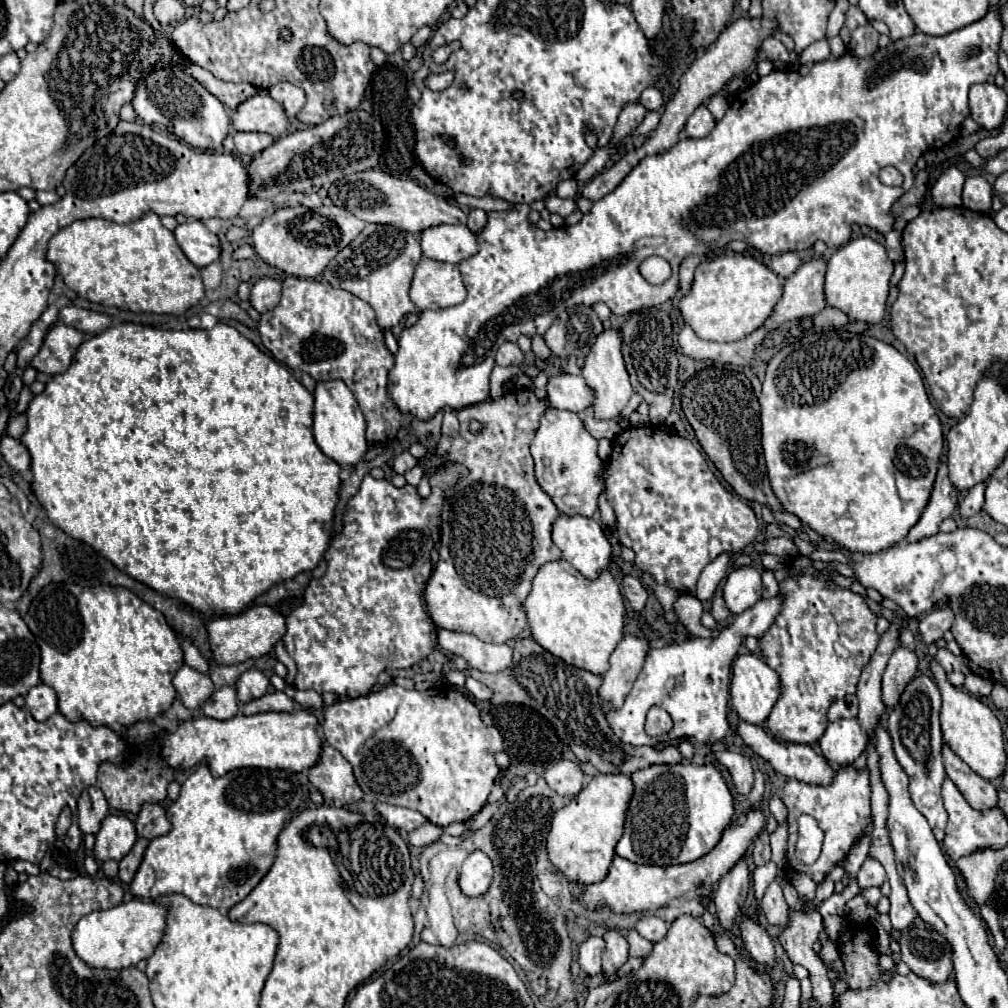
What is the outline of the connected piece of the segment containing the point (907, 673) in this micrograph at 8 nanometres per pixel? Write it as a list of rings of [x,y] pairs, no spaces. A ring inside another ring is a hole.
[[[899,647],[893,651],[885,671],[883,671],[883,705],[887,709],[893,709],[907,687],[909,679],[917,673],[917,657],[905,647]]]

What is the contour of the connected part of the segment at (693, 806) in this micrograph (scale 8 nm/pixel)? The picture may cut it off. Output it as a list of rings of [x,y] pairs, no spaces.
[[[651,765],[631,775],[635,793],[627,809],[625,833],[617,855],[633,863],[677,865],[709,853],[733,817],[733,797],[723,775],[713,765]]]

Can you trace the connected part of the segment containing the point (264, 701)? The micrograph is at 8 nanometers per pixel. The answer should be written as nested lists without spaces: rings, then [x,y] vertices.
[[[273,691],[273,693],[265,693],[261,699],[243,703],[241,713],[255,715],[263,711],[293,711],[293,707],[295,707],[295,701],[291,697],[287,697],[283,691]]]

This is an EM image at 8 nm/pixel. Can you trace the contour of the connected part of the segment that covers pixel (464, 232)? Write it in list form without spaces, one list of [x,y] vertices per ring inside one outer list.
[[[437,225],[421,231],[421,249],[429,259],[445,263],[461,263],[477,253],[475,235],[465,225]]]

